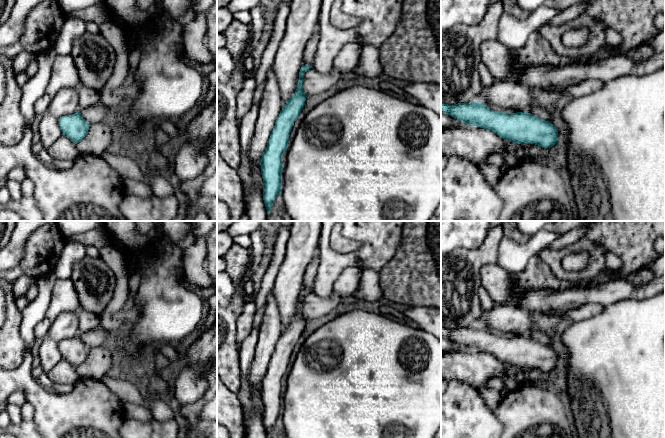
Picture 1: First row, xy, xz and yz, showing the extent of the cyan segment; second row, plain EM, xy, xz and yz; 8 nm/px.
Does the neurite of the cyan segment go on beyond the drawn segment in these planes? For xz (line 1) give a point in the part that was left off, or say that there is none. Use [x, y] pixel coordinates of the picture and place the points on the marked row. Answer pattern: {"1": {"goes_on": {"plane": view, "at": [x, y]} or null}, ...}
{"1": {"goes_on": null}}

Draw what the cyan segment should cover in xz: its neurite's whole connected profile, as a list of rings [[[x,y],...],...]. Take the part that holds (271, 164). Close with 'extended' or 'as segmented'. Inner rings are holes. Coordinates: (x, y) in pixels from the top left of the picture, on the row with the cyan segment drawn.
[[[308,64],[301,67],[297,89],[282,108],[270,134],[267,147],[261,157],[263,200],[267,214],[269,214],[273,206],[276,196],[281,193],[282,170],[284,168],[282,156],[288,148],[289,136],[294,122],[297,120],[305,105],[307,95],[303,90],[302,83],[305,72],[311,68],[313,67]]]; as segmented

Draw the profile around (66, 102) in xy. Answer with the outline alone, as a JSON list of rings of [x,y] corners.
[[[63,88],[52,98],[47,113],[59,119],[65,115],[79,112],[79,93],[77,88]]]

